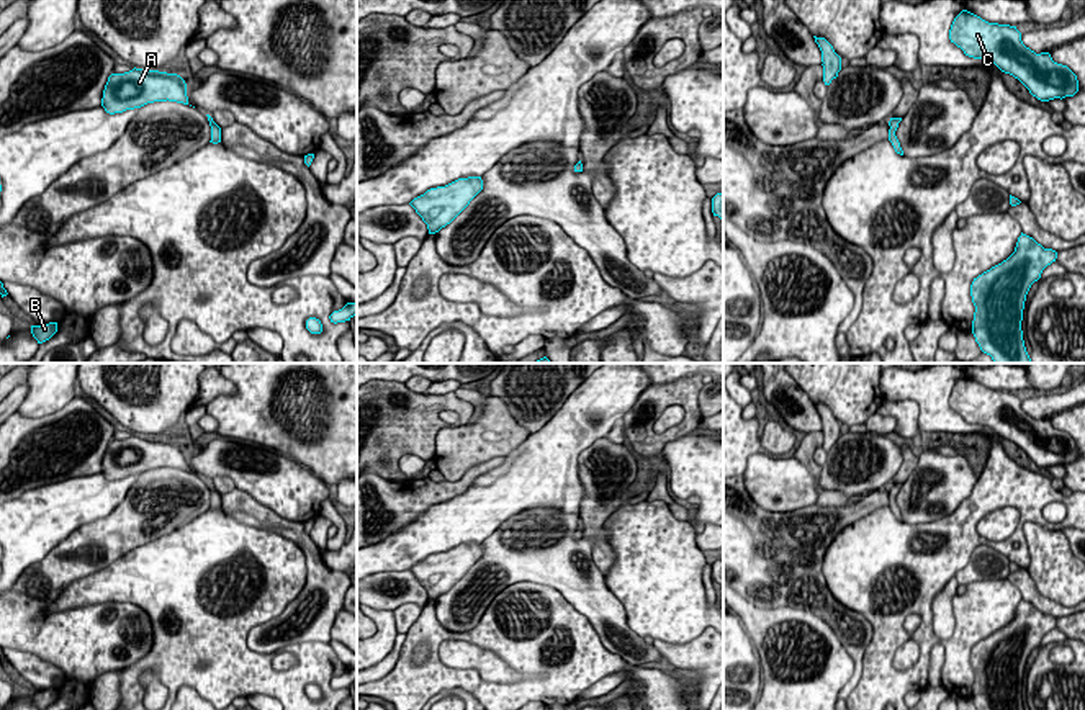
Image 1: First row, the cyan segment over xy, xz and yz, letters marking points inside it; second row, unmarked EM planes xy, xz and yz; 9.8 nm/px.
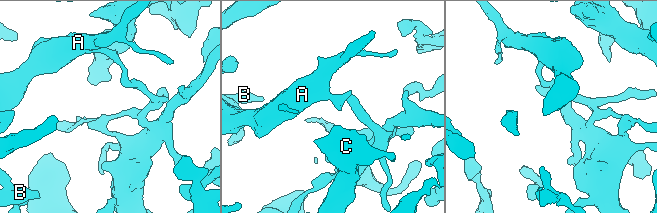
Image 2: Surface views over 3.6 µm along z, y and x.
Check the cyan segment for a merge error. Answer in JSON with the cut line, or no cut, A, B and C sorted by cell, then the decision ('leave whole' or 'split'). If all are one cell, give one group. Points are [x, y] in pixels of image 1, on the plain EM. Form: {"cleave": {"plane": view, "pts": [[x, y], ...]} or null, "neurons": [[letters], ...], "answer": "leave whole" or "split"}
{"cleave": {"plane": "yz", "pts": [[889, 488], [897, 491]]}, "neurons": [["A"], ["B", "C"]], "answer": "split"}

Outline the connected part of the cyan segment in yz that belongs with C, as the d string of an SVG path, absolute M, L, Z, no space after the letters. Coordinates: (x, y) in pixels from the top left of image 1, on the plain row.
M962 376L951 391L949 406L966 422L988 427L1018 445L1041 468L1062 466L1078 458L1077 442L1054 429L1049 419L1036 420L1026 414L1016 393L988 389Z

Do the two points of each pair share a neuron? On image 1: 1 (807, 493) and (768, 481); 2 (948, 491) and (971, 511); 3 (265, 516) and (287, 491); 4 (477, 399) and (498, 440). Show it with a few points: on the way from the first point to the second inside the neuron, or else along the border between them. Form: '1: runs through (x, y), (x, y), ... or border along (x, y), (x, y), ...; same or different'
1: runs through (797, 488), (778, 485); same
2: border along (979, 476), (972, 491), (949, 514), (928, 524); different
3: border along (238, 488), (280, 516), (303, 524); different
4: border along (488, 396), (483, 413), (468, 424); different

